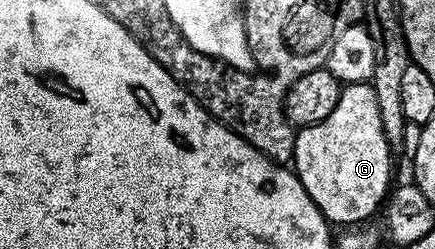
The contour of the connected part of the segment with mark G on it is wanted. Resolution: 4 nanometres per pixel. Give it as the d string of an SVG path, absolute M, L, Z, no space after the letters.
M372 82L346 83L339 93L339 101L335 109L331 109L328 117L323 117L310 127L302 127L293 136L292 170L299 177L303 189L315 201L315 205L328 219L330 224L349 223L345 225L361 225L364 219L369 219L386 202L391 191L389 178L393 175L389 142L383 133L383 120L379 117L379 100L375 98Z

